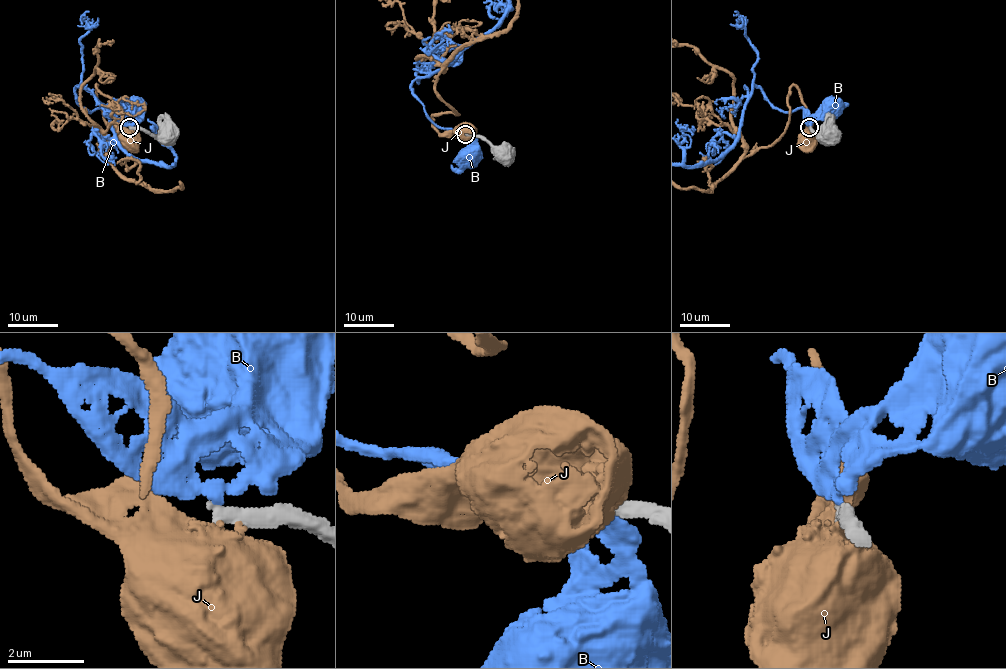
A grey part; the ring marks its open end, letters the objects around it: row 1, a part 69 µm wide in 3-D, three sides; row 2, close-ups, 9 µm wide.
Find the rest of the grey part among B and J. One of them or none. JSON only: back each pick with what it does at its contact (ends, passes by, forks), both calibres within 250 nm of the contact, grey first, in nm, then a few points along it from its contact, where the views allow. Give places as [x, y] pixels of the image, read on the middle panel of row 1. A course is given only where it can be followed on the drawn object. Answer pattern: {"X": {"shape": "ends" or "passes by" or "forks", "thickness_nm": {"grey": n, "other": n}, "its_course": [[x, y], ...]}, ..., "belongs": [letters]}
{"belongs": []}

